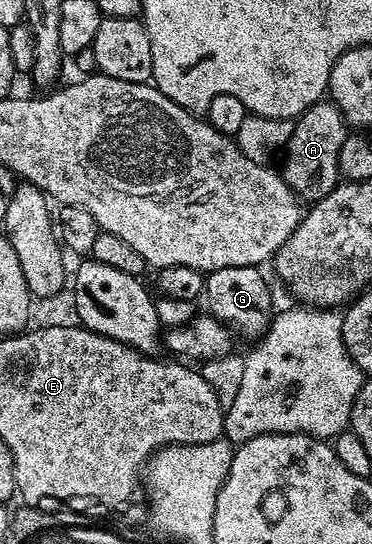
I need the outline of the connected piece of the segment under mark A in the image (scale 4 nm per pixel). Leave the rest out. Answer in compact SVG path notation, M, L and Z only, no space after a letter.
M329 100L316 102L295 119L294 131L283 149L285 163L279 166L279 173L302 203L312 204L323 200L323 196L327 196L339 184L339 149L348 135L348 123L337 106Z

